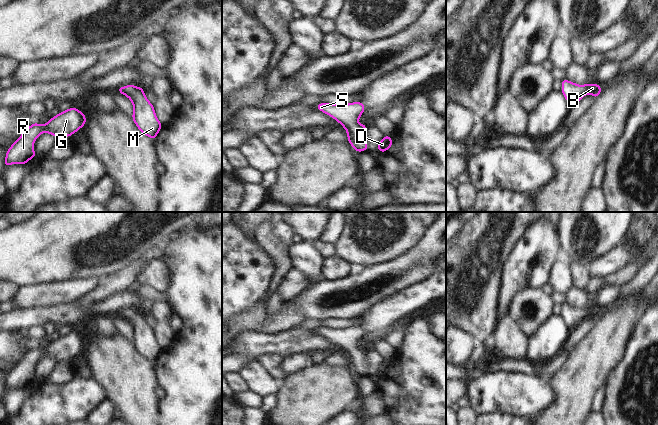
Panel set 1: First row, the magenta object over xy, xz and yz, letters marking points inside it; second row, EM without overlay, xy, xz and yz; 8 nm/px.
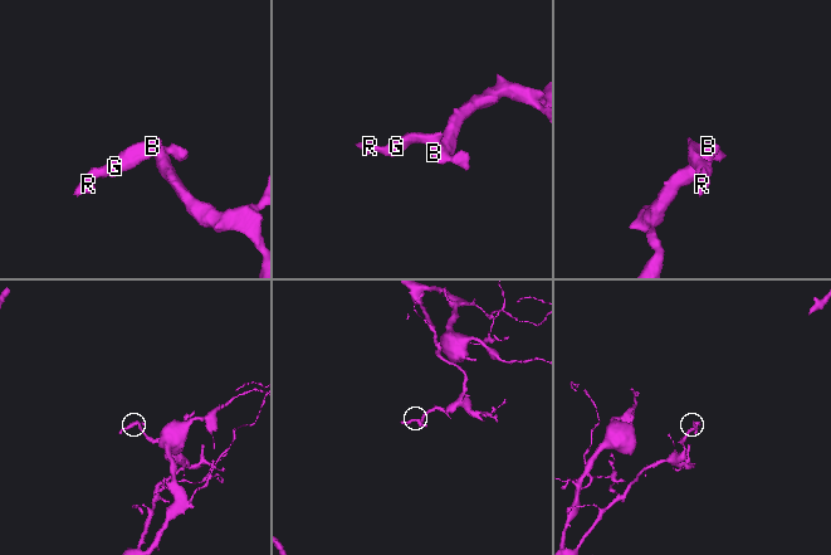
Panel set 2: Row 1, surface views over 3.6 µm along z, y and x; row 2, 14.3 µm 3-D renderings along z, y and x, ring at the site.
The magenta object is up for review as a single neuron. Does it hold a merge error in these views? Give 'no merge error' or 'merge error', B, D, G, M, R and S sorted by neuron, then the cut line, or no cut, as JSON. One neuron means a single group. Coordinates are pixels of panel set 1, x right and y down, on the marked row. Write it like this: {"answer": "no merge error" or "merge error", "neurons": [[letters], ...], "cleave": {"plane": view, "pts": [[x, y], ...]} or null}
{"answer": "no merge error", "neurons": [["B", "D", "G", "M", "R", "S"]], "cleave": null}

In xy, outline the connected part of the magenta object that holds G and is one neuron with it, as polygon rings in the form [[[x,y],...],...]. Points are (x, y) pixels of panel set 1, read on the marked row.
[[[74,107],[59,113],[43,126],[33,123],[9,148],[6,153],[4,166],[16,163],[25,165],[28,160],[35,158],[36,154],[33,150],[33,144],[35,139],[43,132],[50,133],[56,137],[72,136],[85,123],[85,115]]]

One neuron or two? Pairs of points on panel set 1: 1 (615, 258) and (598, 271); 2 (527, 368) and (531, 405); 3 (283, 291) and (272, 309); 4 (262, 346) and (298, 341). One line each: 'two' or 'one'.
1: one
2: two
3: two
4: one

